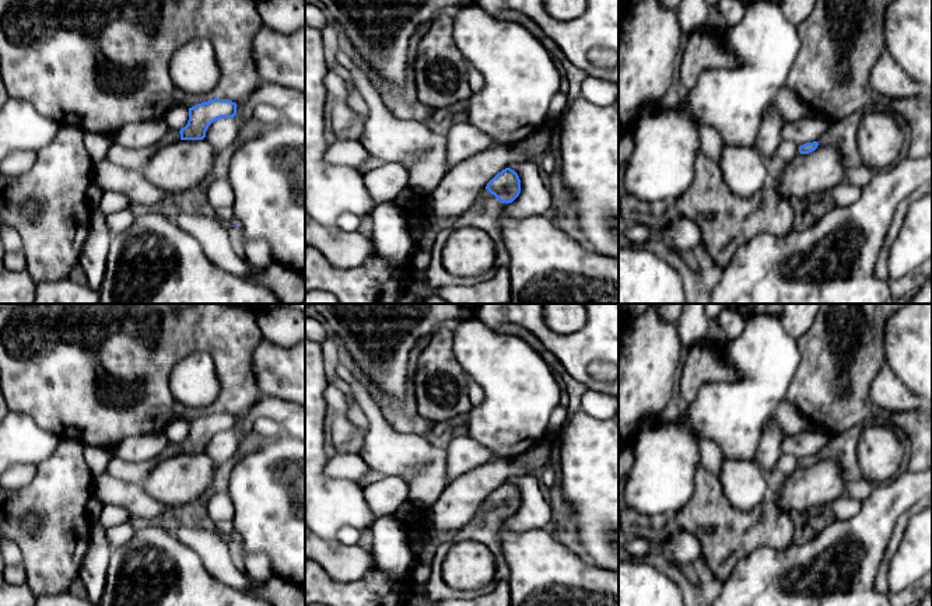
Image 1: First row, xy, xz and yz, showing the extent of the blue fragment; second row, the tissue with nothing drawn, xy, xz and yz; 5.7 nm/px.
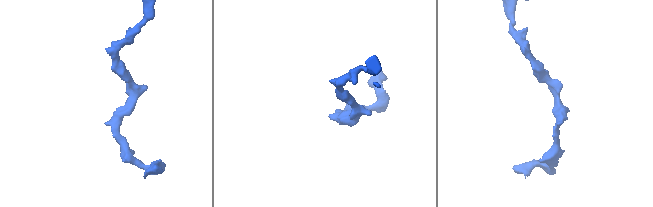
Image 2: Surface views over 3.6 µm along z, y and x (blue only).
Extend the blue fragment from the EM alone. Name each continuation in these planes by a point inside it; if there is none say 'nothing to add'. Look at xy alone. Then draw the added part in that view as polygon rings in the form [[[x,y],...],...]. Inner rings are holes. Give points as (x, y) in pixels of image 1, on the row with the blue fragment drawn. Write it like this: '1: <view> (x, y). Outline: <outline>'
1: xy (129, 158). Outline: [[[168,130],[160,143],[146,148],[127,148],[113,143],[108,151],[106,160],[125,169],[141,171],[162,146],[178,140],[181,140],[181,133]]]

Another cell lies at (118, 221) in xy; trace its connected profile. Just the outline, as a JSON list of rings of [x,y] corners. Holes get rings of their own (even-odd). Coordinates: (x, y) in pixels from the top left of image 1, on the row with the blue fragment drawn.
[[[130,207],[116,211],[106,217],[106,223],[112,237],[127,230],[133,224],[133,221],[134,221],[134,216]]]

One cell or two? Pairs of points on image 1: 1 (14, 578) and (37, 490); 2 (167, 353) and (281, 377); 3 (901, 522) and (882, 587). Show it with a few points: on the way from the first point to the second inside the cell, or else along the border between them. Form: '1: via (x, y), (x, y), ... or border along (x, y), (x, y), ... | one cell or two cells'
1: border along (23, 566), (27, 582) | two cells
2: border along (262, 339), (253, 350), (253, 377), (260, 393) | two cells
3: via (896, 538), (882, 571) | one cell

